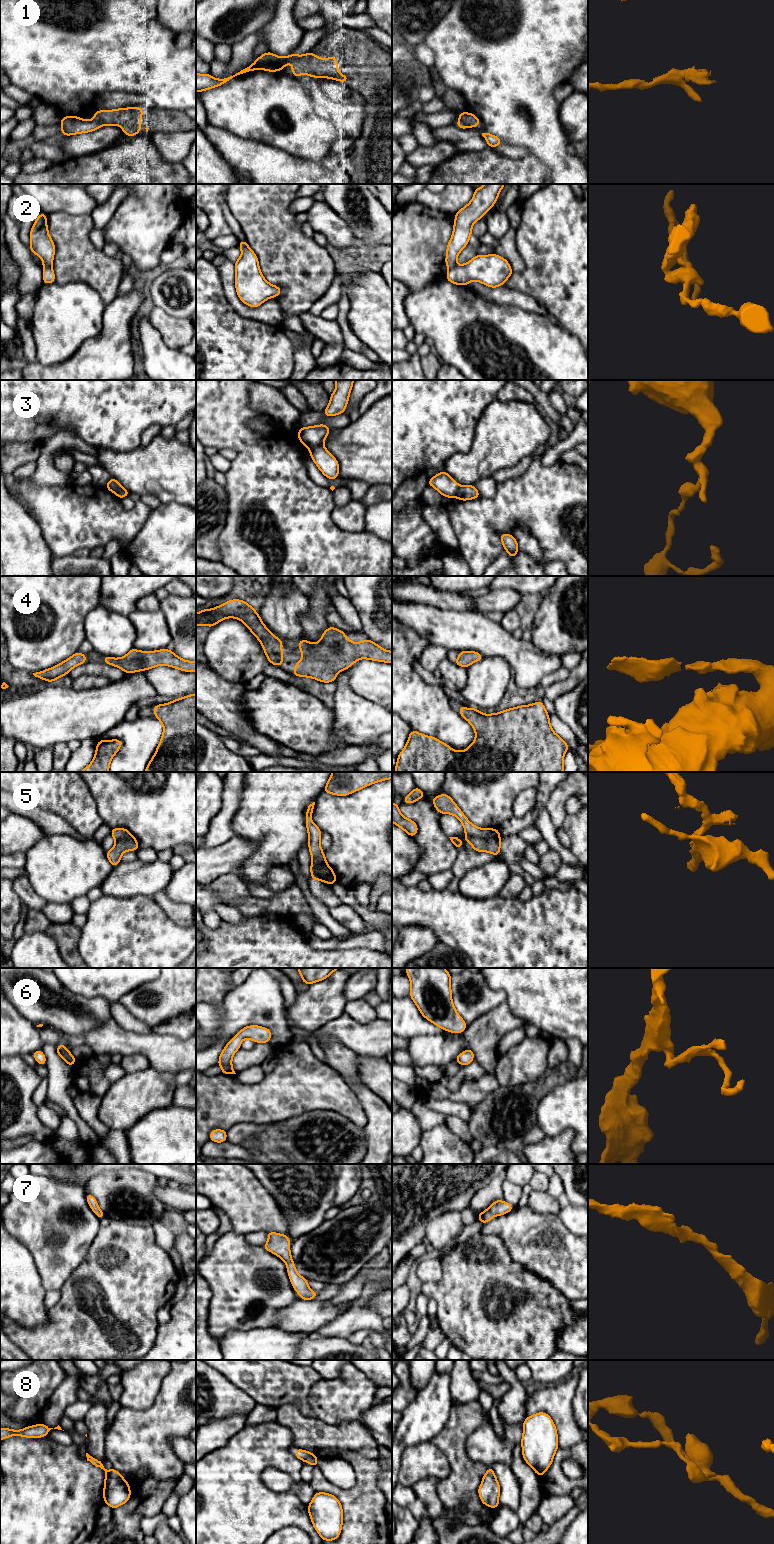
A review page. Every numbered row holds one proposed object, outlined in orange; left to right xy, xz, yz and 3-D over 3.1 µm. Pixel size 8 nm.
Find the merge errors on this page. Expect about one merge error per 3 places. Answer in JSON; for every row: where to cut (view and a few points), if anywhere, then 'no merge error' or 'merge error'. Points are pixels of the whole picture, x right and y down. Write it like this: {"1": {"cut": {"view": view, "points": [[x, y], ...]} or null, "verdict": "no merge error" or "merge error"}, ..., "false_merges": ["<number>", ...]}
{"1": {"cut": {"view": "yz", "points": [[459, 118], [467, 125]]}, "verdict": "merge error"}, "2": {"cut": {"view": "xy", "points": [[43, 266], [51, 267]]}, "verdict": "merge error"}, "3": {"cut": {"view": "xz", "points": [[321, 444], [309, 449]]}, "verdict": "merge error"}, "4": {"cut": null, "verdict": "no merge error"}, "5": {"cut": {"view": "yz", "points": [[466, 833], [483, 838], [499, 837]]}, "verdict": "merge error"}, "6": {"cut": null, "verdict": "no merge error"}, "7": {"cut": null, "verdict": "no merge error"}, "8": {"cut": null, "verdict": "no merge error"}, "false_merges": ["1", "2", "3", "5"]}

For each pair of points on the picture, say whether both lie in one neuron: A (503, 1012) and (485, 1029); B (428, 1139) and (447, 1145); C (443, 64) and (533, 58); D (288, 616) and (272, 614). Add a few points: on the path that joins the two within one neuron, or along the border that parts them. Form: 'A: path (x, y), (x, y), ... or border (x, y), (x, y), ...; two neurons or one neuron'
A: path (499, 1016), (489, 1026); one neuron
B: path (433, 1142), (442, 1145); one neuron
C: path (465, 64), (485, 64), (491, 58), (511, 58); one neuron
D: path (284, 616), (276, 614); one neuron

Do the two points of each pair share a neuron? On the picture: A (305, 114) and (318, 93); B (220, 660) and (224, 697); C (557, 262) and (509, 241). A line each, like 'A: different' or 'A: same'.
A: different
B: different
C: different

